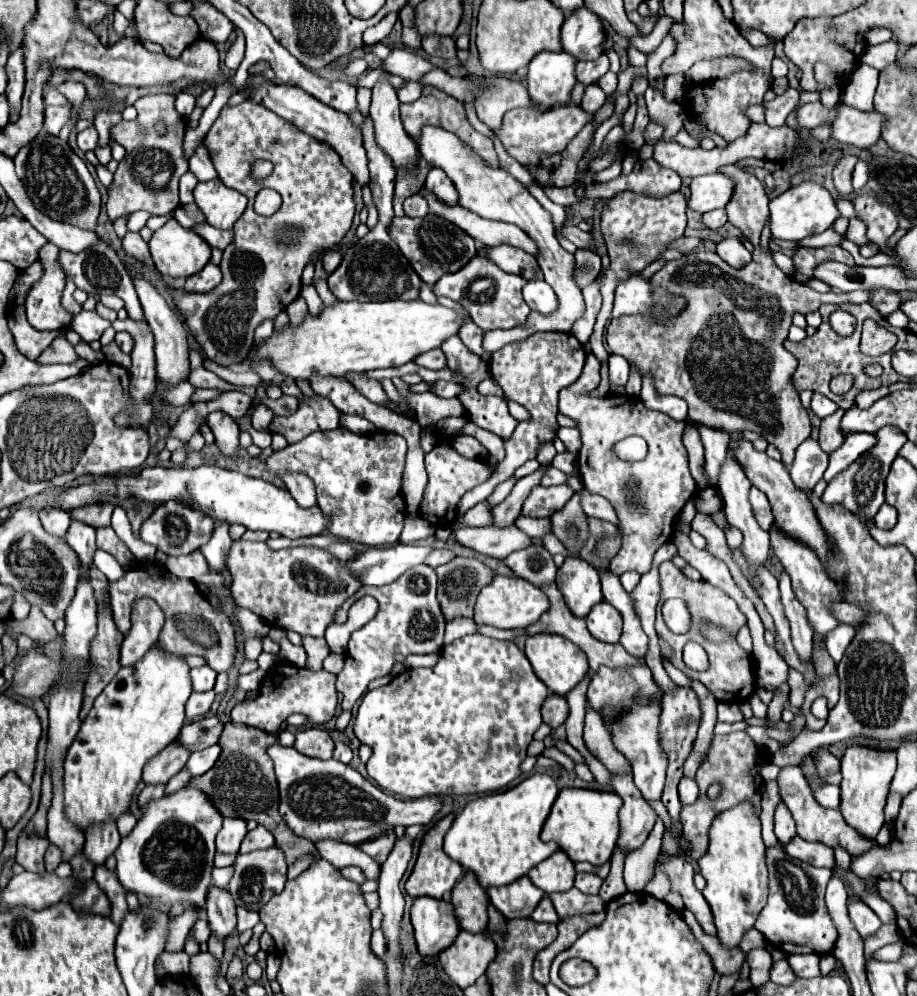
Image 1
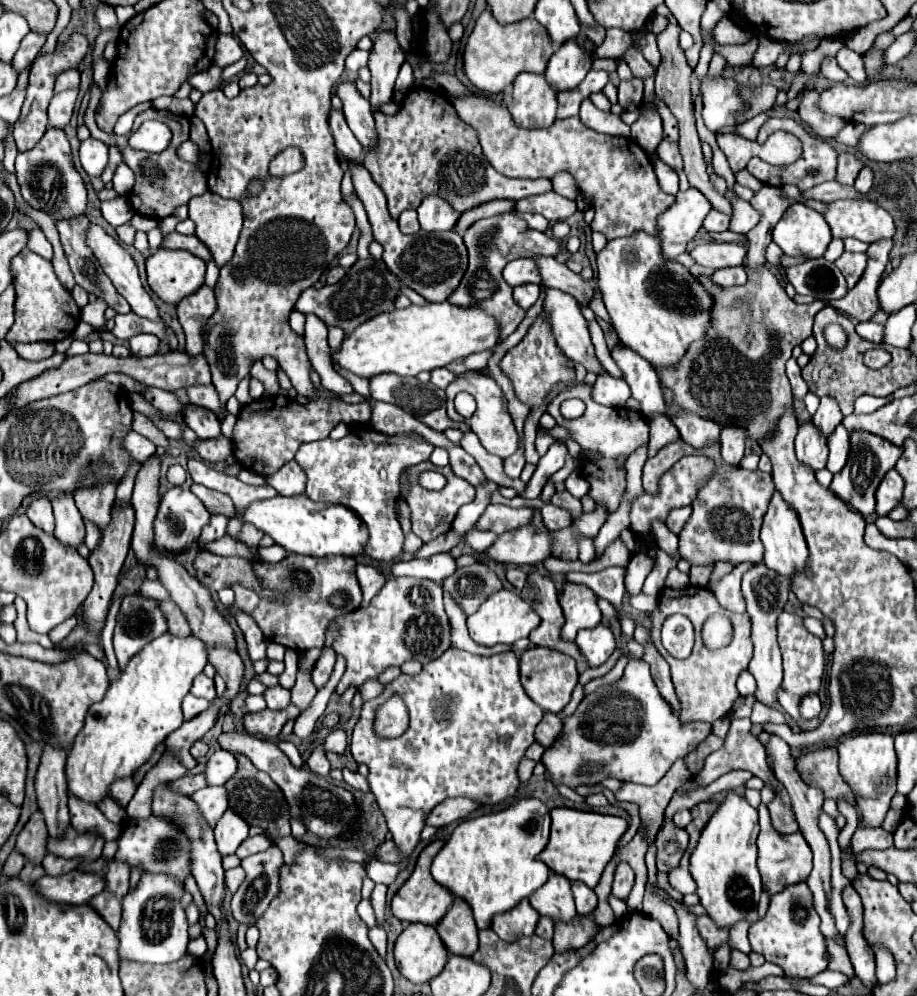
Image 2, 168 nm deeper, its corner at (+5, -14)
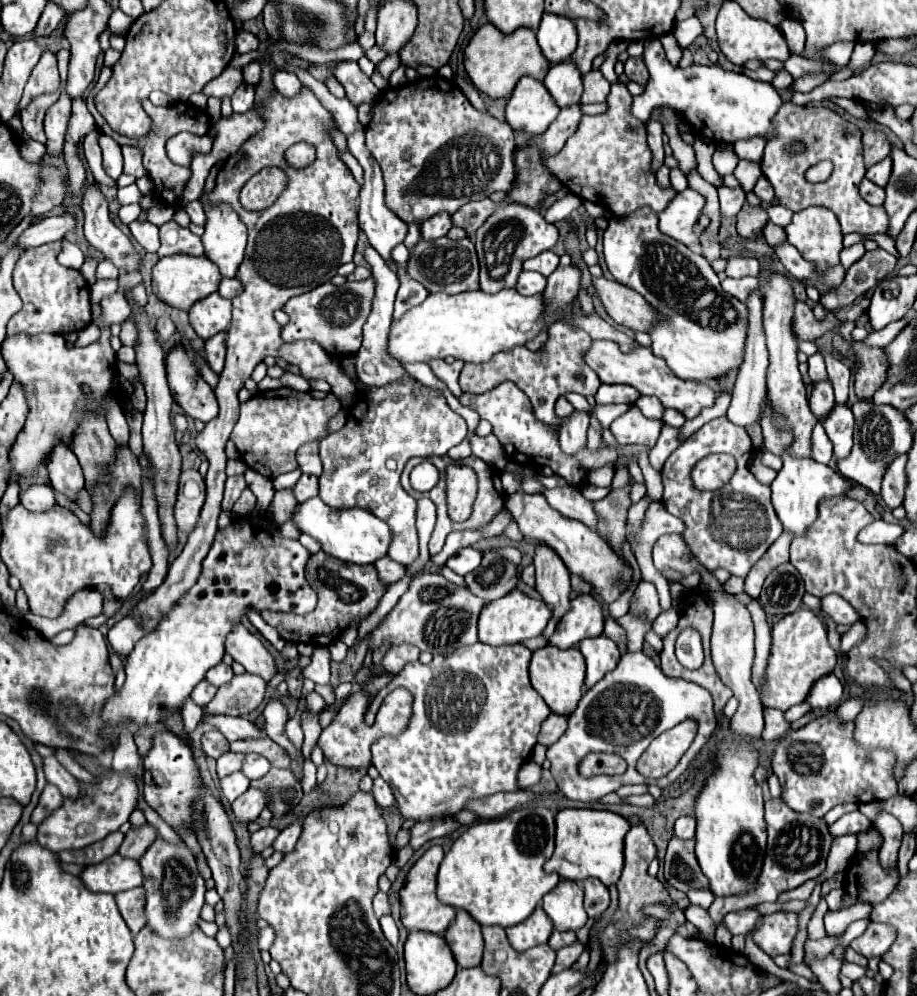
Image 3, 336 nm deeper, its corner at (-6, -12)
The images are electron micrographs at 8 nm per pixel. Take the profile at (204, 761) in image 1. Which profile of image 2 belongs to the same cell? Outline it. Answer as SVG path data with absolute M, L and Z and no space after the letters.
M216 750L204 768L204 776L208 786L224 784L236 772L236 758L226 750Z

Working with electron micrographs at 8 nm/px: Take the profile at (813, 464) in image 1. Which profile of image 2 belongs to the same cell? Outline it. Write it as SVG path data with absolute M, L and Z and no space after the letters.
M812 422L798 428L796 436L796 456L802 466L812 468L814 472L826 468L828 458L828 446L824 436L814 428Z

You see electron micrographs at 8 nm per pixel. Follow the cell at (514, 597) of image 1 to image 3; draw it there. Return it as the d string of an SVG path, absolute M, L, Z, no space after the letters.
M511 590L507 596L489 602L479 616L479 640L489 646L503 646L523 642L527 638L541 636L547 622L551 618L551 610L543 600L535 600L525 596L521 590Z

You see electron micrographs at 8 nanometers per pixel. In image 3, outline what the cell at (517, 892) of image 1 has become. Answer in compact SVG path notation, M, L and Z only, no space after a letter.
M539 906L527 918L527 922L517 924L515 928L507 928L507 940L517 952L525 952L537 944L545 944L549 940L551 932L553 932L553 922Z

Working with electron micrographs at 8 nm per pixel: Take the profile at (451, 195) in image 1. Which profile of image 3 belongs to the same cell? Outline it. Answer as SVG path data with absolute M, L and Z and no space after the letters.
M441 212L441 214L435 214L431 216L429 220L425 220L421 224L421 238L431 242L431 240L437 240L441 236L445 236L449 230L451 230L451 216L447 212Z

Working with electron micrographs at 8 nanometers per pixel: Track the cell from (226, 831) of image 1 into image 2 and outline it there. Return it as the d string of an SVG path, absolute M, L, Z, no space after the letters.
M226 810L214 830L214 836L218 852L222 856L230 856L248 838L248 824L236 812Z

